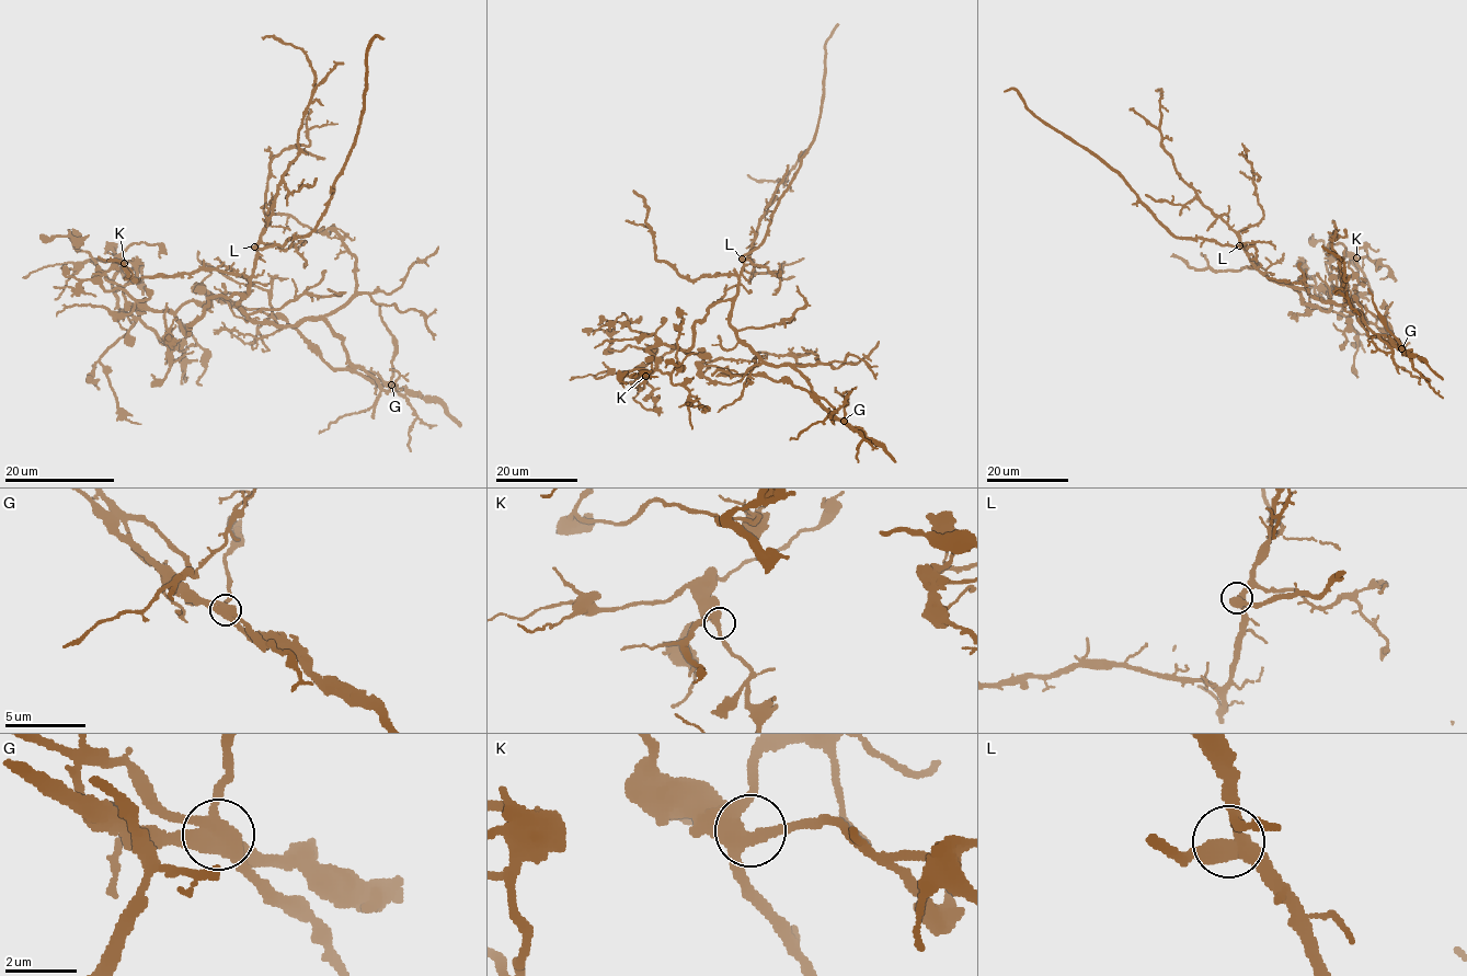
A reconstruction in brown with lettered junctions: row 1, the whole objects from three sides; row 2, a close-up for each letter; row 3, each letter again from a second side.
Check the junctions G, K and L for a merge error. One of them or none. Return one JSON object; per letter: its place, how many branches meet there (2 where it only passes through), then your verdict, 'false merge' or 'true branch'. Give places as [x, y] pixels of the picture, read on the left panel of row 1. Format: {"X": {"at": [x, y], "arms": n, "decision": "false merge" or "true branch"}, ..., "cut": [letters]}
{"G": {"at": [391, 385], "arms": 3, "decision": "false merge"}, "K": {"at": [124, 263], "arms": 3, "decision": "true branch"}, "L": {"at": [254, 247], "arms": 3, "decision": "true branch"}, "cut": ["G"]}

